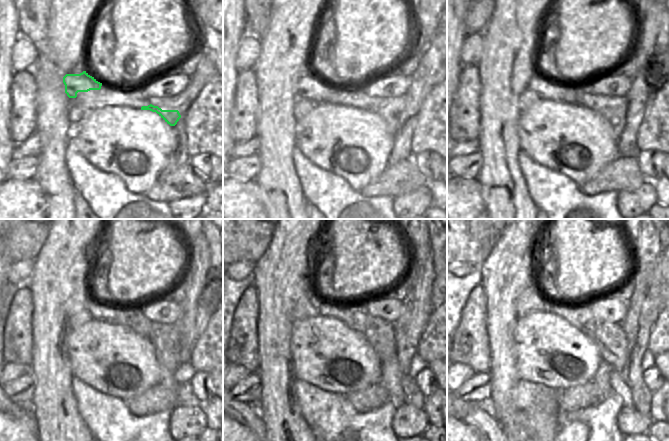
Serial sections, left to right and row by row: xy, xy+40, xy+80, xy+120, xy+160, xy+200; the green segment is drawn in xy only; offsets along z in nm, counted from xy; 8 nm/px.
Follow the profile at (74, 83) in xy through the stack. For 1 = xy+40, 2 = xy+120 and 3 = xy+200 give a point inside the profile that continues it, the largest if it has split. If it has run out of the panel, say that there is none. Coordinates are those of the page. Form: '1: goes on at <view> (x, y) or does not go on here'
1: goes on at xy+40 (311, 82)
2: goes on at xy+120 (165, 342)
3: goes on at xy+200 (608, 336)

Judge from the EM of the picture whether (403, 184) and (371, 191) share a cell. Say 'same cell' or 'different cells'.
same cell

